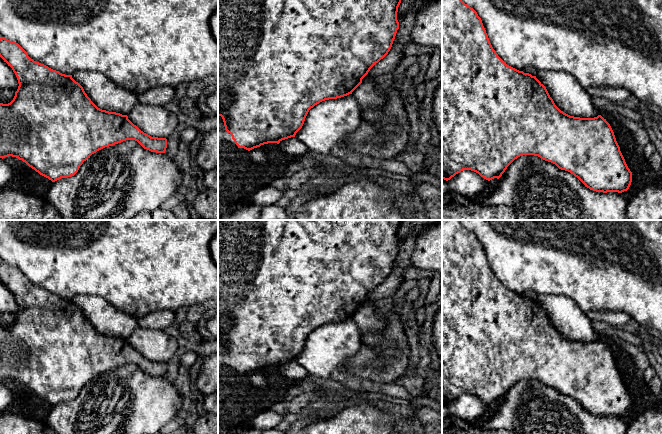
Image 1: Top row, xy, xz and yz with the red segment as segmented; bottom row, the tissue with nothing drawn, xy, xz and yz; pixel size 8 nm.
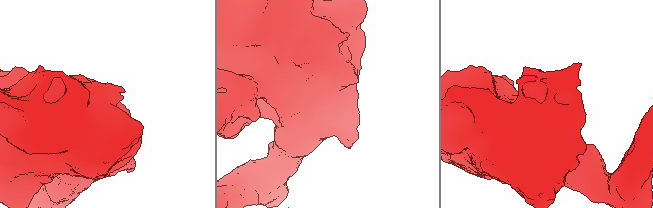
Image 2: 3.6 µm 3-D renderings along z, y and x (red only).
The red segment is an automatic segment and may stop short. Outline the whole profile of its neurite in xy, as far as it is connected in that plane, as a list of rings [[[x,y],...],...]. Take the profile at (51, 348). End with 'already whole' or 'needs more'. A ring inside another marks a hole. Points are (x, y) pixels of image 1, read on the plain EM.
[[[1,261],[0,281],[12,292],[19,307],[13,324],[8,328],[0,327],[0,382],[16,381],[40,399],[55,406],[74,400],[83,386],[97,375],[126,364],[135,364],[151,376],[165,377],[166,362],[151,361],[144,357],[128,343],[127,339],[98,332],[72,299],[62,298],[34,285],[18,267]]]; already whole

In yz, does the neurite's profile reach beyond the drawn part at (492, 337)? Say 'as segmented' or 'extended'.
as segmented

